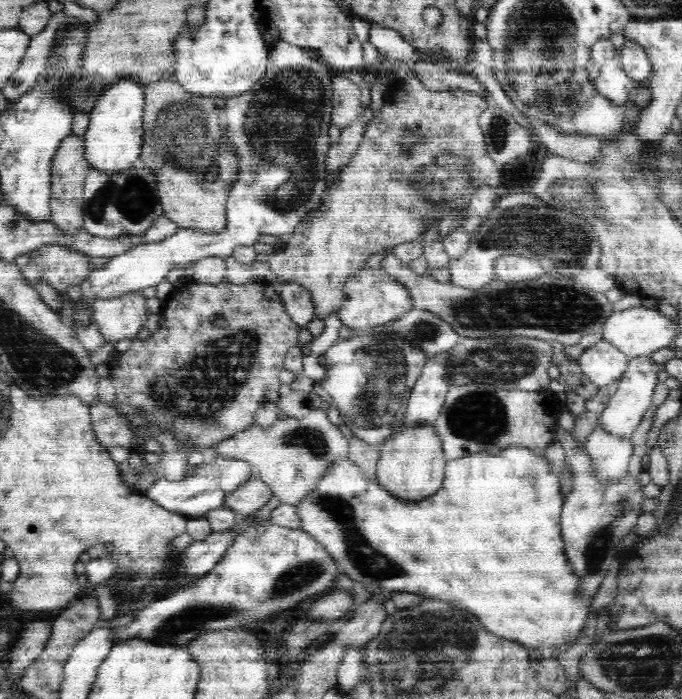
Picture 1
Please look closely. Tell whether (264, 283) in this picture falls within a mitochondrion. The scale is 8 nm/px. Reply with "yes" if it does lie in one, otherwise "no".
no

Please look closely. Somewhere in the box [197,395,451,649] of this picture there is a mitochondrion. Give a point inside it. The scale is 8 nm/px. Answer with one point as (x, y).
(367, 560)

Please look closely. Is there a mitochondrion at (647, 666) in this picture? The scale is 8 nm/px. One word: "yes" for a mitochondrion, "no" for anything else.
yes

